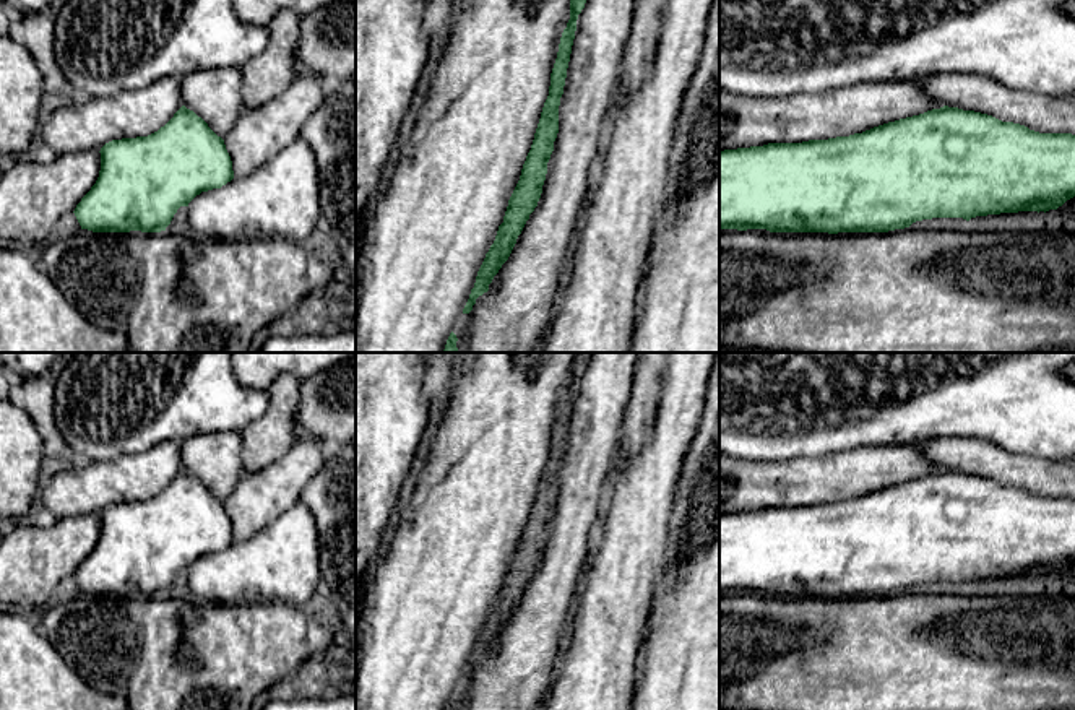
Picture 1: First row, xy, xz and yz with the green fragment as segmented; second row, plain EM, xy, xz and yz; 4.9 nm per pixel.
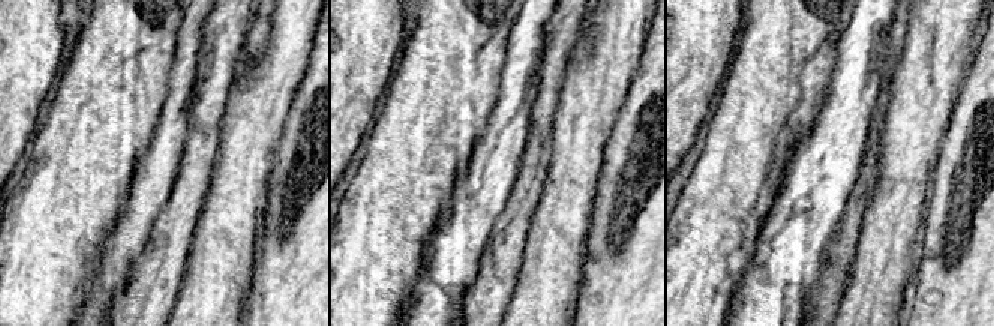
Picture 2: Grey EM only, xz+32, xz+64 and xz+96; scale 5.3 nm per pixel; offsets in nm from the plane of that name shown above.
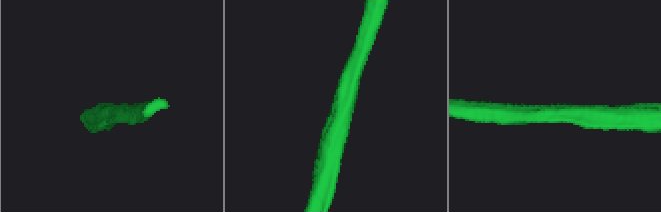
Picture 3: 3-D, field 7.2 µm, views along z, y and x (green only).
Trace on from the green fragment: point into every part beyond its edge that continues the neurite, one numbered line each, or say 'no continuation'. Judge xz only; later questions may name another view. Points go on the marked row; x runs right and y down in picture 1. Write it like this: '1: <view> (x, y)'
no continuation

